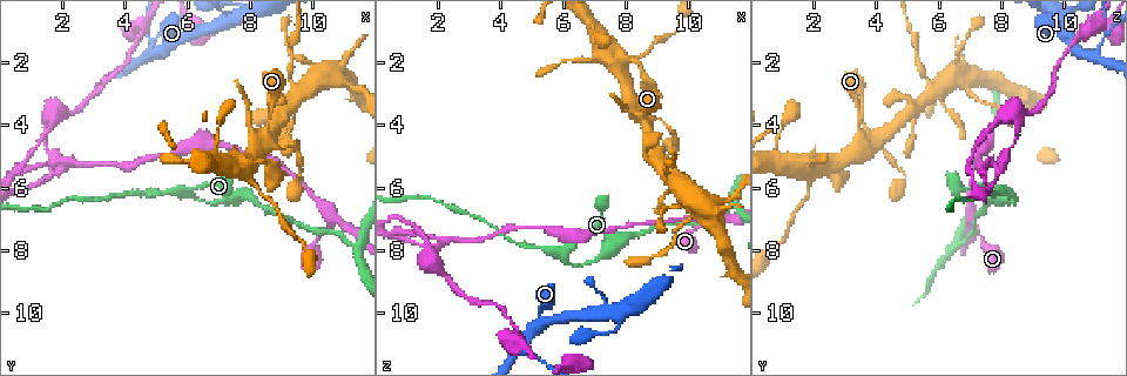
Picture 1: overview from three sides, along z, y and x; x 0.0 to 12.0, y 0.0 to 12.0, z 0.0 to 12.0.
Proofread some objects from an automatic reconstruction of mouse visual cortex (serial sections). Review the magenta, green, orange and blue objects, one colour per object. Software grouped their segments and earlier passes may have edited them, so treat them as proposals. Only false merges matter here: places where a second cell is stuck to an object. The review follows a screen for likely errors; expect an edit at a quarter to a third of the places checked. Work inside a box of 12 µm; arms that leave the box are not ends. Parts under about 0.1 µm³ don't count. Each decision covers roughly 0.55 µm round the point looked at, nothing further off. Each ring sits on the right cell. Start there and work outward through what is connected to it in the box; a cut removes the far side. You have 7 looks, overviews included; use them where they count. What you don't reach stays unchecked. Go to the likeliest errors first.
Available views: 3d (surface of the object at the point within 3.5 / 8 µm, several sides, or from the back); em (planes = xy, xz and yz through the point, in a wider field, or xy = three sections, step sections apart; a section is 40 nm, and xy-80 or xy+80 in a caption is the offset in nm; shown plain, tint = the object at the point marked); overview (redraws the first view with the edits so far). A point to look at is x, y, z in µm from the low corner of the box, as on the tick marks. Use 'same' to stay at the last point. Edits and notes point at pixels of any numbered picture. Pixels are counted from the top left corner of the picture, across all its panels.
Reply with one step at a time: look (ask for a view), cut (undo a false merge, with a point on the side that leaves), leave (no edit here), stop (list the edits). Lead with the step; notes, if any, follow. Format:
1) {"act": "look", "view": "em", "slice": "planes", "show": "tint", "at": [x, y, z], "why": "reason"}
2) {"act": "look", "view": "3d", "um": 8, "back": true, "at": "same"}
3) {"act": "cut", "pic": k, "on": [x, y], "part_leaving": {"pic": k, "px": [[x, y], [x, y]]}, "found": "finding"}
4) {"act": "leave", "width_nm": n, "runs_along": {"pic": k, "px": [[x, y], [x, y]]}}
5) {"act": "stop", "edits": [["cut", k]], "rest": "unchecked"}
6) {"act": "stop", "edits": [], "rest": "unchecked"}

{"act": "look", "view": "3d", "um": 3.5, "at": [8.5, 4.3, 3.8]}

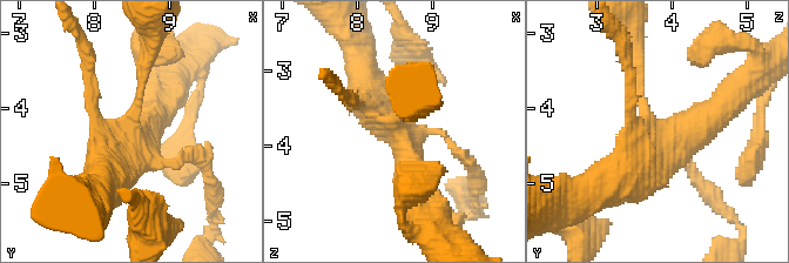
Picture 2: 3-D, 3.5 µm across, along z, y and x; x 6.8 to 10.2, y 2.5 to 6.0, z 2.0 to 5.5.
{"act": "look", "view": "em", "slice": "planes", "show": "tint", "at": [8.55, 4.25, 3.75], "why": "now the EM"}

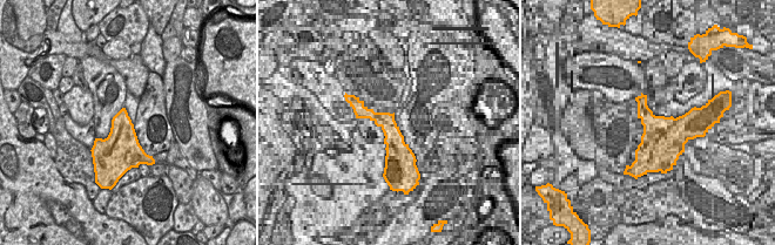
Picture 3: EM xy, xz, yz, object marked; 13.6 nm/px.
{"act": "leave", "runs_along": {"pic": 2, "px": [[634, 55], [659, 134], [715, 113]]}, "found": "continuous, no second cell"}

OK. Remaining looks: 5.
{"act": "look", "view": "3d", "um": 3.5, "back": true, "at": [8.3, 6.2, 1.8], "why": "calibre changes"}

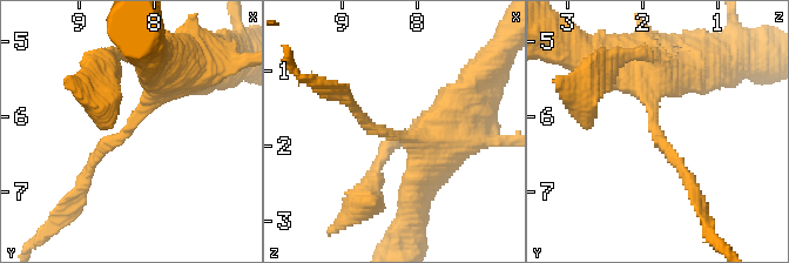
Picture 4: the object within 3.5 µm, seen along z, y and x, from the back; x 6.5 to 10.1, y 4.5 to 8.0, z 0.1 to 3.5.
{"act": "look", "view": "em", "slice": "xy", "step": 1, "show": "tint", "at": [8.30, 6.10, 1.85], "arm_widths_nm": [150, 450], "why": "now the EM"}

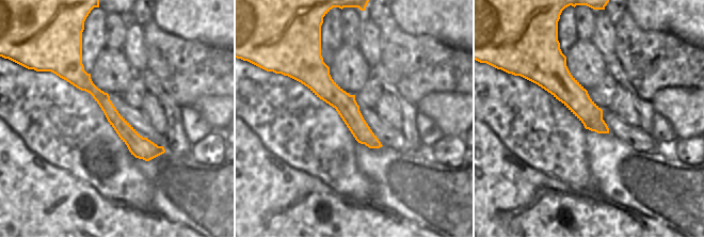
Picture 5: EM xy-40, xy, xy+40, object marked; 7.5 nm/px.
{"act": "leave", "runs_along": {"pic": 5, "px": [[77, 60], [121, 126], [161, 151]]}, "found": "all the same cell"}

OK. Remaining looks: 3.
{"act": "look", "view": "3d", "um": 3.5, "at": [10.6, 7.1, 7.1], "why": "two arms in line, one across"}

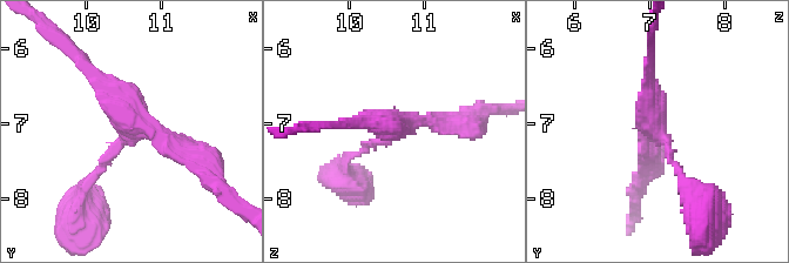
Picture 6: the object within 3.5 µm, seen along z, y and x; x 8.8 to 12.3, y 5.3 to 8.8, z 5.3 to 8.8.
{"act": "look", "view": "em", "slice": "xy", "step": 5, "show": "tint", "at": [10.60, 7.00, 7.05], "arms": 3, "arm_widths_nm": [100, 200, 250]}

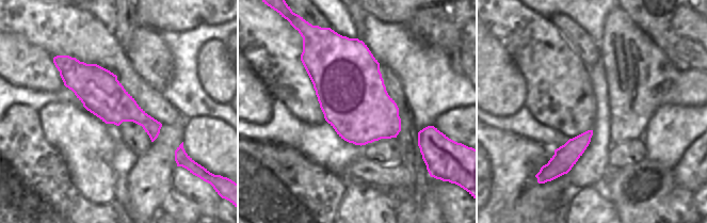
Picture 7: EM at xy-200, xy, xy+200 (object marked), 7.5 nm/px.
{"act": "look", "view": "em", "slice": "xy", "step": 3, "show": "tint", "at": "same"}

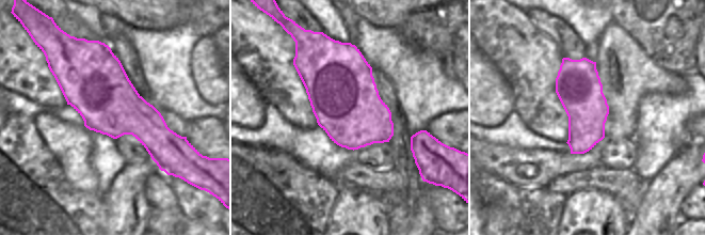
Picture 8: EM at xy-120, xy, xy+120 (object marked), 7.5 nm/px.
{"act": "leave", "runs_along": {"pic": 6, "px": [[685, 183], [651, 122], [651, 61]]}, "found": "continuous, no second cell"}

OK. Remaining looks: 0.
{"act": "stop", "edits": [], "rest": "unchecked"}

